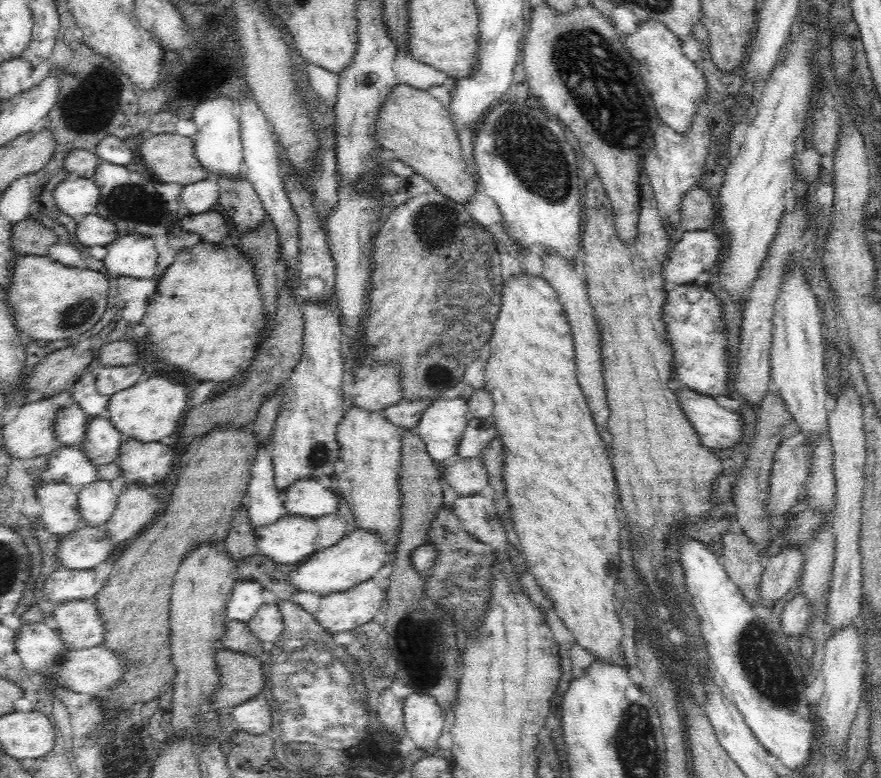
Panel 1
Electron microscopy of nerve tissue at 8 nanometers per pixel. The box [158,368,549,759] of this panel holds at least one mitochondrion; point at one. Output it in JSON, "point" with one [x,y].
{"point":[289,693]}

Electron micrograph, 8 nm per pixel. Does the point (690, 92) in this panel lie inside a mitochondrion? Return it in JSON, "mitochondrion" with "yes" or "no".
{"mitochondrion":"no"}

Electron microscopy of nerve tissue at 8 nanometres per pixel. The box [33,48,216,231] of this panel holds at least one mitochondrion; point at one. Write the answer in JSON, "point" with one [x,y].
{"point":[129,201]}

